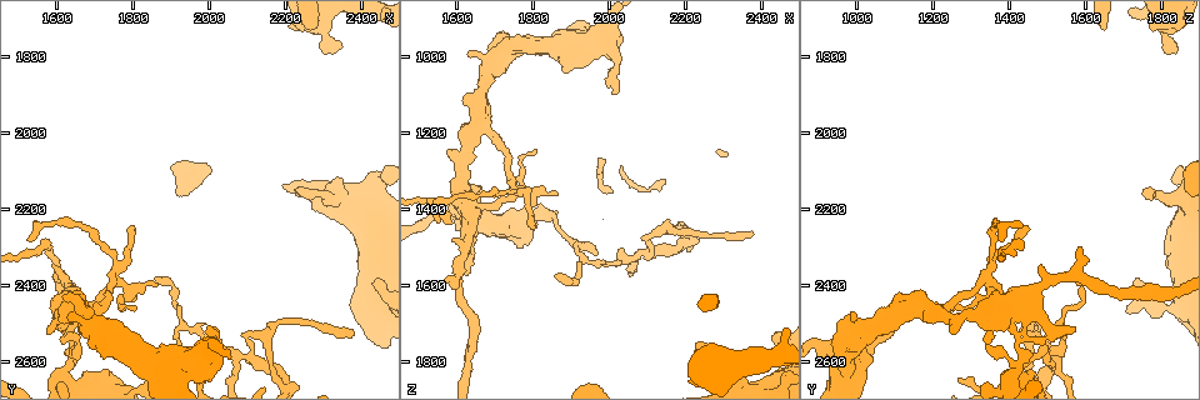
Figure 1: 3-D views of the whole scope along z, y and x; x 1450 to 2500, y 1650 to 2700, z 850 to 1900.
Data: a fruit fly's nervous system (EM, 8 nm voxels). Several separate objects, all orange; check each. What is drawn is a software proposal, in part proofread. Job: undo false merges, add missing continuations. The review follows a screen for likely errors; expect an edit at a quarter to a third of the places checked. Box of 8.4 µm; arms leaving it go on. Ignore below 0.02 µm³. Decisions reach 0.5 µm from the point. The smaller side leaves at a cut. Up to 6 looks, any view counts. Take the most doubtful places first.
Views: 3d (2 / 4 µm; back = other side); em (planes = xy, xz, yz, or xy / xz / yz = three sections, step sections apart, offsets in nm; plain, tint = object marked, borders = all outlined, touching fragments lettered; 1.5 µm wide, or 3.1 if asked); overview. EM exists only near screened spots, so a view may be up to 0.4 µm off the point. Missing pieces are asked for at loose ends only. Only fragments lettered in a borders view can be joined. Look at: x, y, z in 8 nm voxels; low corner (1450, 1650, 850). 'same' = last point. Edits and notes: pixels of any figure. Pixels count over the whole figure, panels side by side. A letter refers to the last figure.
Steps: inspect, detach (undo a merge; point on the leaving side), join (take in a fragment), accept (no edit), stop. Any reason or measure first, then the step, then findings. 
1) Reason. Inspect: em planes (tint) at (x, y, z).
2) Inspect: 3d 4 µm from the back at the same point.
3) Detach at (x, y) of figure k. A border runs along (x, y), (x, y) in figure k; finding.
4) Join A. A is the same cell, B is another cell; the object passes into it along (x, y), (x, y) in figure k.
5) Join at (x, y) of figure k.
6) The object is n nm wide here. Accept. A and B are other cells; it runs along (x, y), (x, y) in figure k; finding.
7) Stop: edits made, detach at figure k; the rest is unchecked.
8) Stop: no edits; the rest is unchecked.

Free end. Inspect: em planes (borders) at (2230, 2150, 1755).

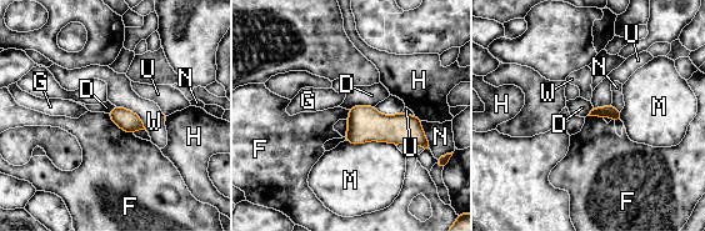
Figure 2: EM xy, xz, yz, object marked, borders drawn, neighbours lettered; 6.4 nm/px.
The longest contact is with M, 320 nm. Accept. D, F, G, H, M, N, U and W are other cells; a border runs along (374, 106), (353, 106), (349, 110) in figure 2; no lettered fragment goes on from it.

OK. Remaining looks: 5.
Closes a loop. Inspect: 3d 4 µm at (2105, 2595, 1520).

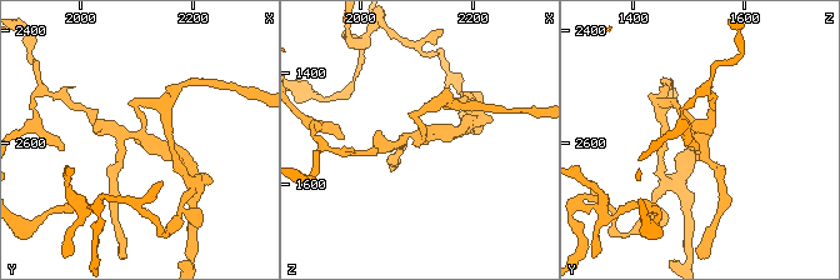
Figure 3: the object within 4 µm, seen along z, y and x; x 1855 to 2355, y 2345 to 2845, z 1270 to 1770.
4 arms meet here; need the tissue. Inspect: em planes (tint) at (2110, 2590, 1515).

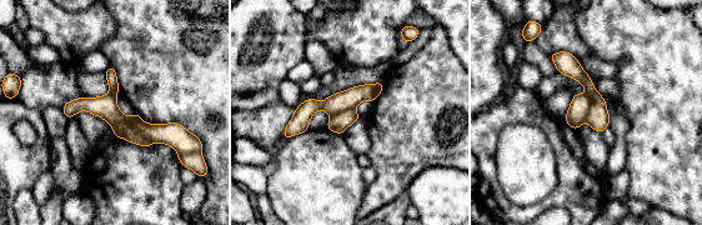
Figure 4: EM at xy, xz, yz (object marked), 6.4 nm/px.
Inspect: em planes (borders) at the same point.

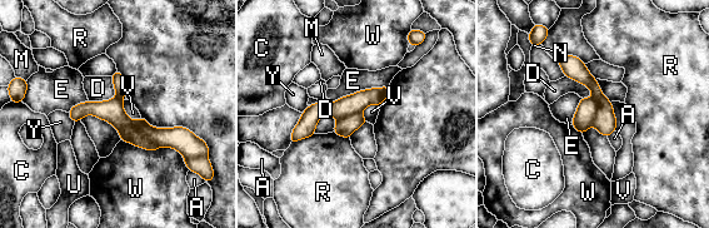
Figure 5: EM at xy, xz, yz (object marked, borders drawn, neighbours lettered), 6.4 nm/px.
Detach at (128, 134) of figure 5. A, C, D, E, M, N, R, U, V, W and Y are other cells; the part that leaves runs along (562, 60), (595, 89), (610, 129) in figure 5; a second neuron is stuck on.

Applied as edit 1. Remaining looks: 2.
Stop: edits made, detach at figure 5; the rest is unchecked.

